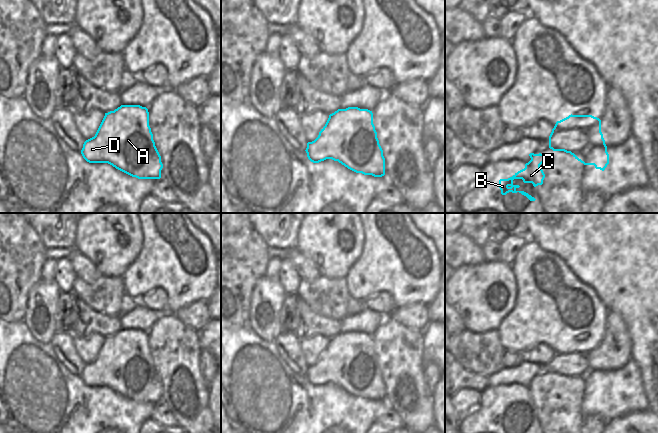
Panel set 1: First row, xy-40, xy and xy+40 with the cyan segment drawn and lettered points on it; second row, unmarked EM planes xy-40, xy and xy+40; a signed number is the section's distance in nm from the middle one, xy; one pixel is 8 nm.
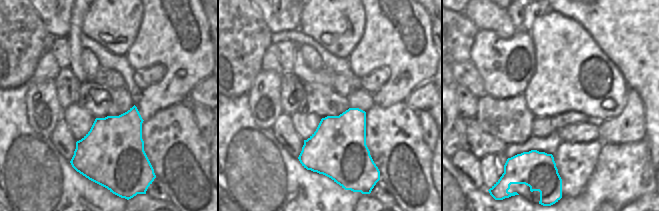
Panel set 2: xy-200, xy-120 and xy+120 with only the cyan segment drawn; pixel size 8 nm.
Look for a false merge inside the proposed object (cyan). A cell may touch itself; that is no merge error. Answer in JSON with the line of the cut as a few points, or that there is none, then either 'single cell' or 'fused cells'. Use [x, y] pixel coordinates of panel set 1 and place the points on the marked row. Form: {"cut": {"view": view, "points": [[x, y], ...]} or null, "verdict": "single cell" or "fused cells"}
{"cut": null, "verdict": "single cell"}

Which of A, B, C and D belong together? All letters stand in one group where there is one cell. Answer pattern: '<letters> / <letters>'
A B C D

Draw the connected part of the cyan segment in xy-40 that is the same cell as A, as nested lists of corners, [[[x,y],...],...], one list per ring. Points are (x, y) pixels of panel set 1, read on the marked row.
[[[121,105],[105,116],[94,137],[86,140],[81,150],[89,163],[108,163],[138,179],[160,179],[163,164],[149,126],[149,112],[140,105]]]

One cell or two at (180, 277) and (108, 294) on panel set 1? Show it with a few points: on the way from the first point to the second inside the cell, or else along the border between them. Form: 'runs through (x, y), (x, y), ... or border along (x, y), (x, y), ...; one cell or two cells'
border along (104, 277), (121, 277), (125, 292); two cells

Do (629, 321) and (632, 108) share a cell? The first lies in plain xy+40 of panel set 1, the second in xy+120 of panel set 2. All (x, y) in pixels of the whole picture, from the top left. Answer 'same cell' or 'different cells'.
same cell

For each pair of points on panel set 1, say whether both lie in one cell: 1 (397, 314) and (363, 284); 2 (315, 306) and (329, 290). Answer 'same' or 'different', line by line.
1: different
2: different

